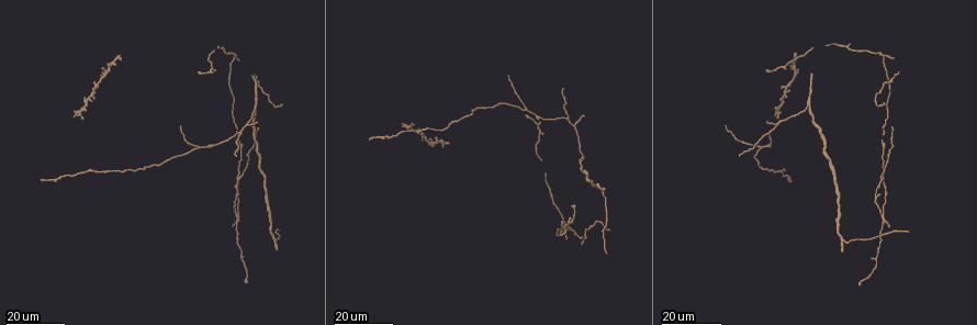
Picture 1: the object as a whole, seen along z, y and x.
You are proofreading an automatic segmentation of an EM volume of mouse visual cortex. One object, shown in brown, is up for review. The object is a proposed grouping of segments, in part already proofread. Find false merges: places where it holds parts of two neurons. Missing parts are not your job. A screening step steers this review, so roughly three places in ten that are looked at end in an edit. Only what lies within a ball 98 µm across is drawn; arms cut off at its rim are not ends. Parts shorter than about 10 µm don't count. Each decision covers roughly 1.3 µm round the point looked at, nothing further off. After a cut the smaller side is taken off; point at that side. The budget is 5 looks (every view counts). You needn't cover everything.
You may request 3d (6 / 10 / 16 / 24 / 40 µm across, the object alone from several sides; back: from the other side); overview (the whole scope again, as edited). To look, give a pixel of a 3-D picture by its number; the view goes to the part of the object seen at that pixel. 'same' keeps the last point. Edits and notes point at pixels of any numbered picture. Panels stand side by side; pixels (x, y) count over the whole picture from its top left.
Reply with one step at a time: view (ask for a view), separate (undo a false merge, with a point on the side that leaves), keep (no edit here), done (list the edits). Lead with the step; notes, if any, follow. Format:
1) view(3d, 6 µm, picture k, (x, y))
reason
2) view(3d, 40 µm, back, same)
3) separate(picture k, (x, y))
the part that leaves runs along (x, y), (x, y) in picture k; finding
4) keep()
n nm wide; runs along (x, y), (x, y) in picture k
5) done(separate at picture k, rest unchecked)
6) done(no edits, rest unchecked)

view(3d, 24 µm, picture 1, (266, 182))
thick turns thin

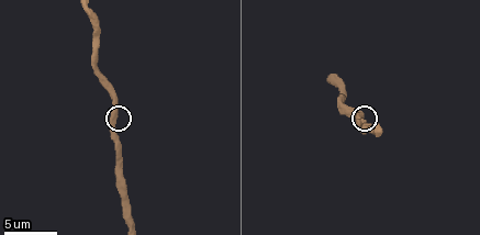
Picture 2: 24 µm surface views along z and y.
view(3d, 10 µm, picture 2, (114, 113))
zoom in

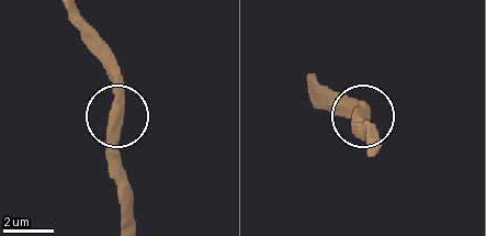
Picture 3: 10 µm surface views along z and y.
keep()
470 nm wide; runs along (316, 76), (360, 122) in picture 3; all the same neuron

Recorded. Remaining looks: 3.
view(3d, 16 µm, picture 1, (254, 106))
four-way junction

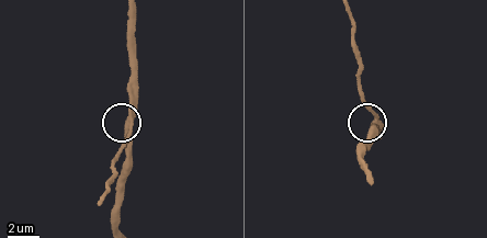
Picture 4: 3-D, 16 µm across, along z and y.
view(3d, 6 µm, picture 4, (125, 127))
closer look

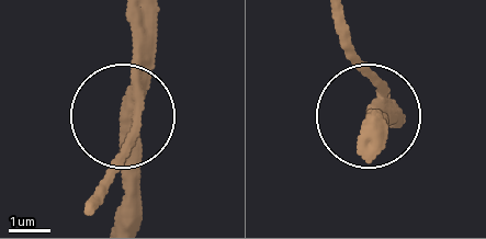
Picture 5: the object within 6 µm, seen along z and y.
keep()
runs along (110, 170), (131, 125), (123, 100), (140, 58), (140, 16) in picture 5; all the same neuron

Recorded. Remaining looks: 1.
done(no edits, rest unchecked)

